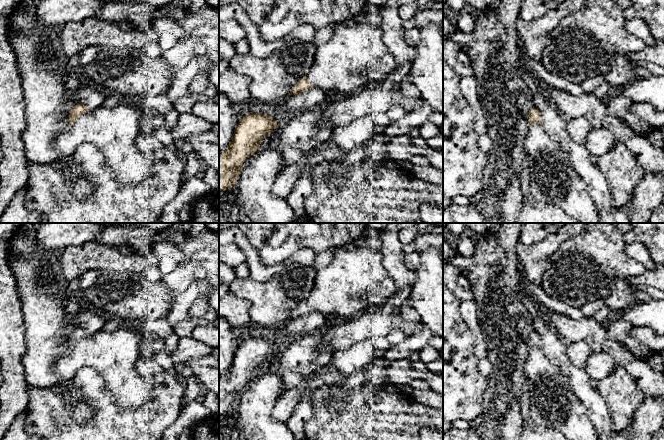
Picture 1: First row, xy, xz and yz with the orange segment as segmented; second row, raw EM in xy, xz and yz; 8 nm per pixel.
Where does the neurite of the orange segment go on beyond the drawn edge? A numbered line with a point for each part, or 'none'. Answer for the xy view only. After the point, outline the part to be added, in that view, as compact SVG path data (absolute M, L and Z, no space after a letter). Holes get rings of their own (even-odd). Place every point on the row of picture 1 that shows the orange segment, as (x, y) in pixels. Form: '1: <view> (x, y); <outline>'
1: xy (112, 131); M102 105L88 110L56 137L54 145L59 151L59 157L47 165L55 166L65 177L73 197L85 199L92 194L93 186L86 180L82 167L77 163L76 150L83 143L91 143L103 154L107 166L121 184L134 185L142 182L151 175L153 162L135 143L139 130L139 118L140 110L128 105L117 105L113 108Z

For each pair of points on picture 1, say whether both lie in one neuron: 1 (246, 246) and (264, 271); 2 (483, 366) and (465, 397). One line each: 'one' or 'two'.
1: one
2: two

